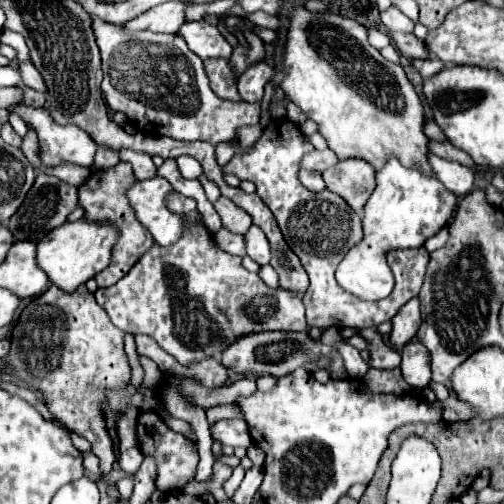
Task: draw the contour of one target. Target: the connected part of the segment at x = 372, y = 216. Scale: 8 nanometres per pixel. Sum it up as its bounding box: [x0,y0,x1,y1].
[338,156,456,300]

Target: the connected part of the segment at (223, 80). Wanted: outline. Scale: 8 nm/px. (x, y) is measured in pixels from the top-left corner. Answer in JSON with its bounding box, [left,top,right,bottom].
[204,58,240,102]

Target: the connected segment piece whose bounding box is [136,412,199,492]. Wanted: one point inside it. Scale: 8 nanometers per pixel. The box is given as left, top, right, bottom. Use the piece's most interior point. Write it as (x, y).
(177, 459)

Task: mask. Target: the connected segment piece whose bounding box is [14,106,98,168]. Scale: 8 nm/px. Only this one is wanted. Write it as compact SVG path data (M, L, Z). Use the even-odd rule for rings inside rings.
M16 106L14 112L18 116L30 116L32 126L38 132L38 158L42 164L58 166L58 164L78 164L78 166L92 166L94 154L96 154L96 144L82 132L78 126L60 126L50 120L50 114L46 108L26 108L26 106Z

